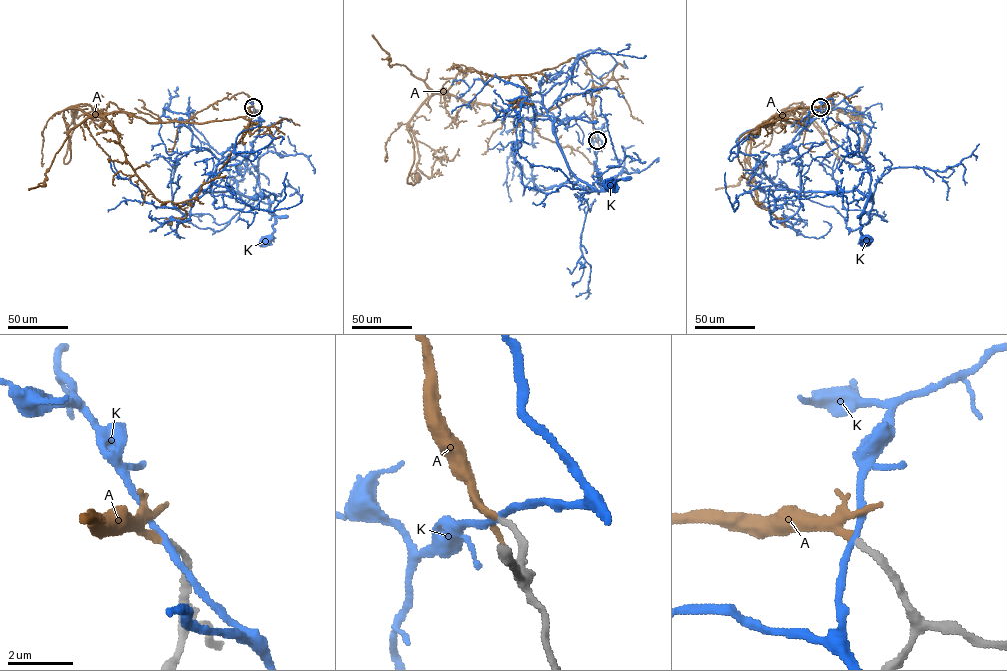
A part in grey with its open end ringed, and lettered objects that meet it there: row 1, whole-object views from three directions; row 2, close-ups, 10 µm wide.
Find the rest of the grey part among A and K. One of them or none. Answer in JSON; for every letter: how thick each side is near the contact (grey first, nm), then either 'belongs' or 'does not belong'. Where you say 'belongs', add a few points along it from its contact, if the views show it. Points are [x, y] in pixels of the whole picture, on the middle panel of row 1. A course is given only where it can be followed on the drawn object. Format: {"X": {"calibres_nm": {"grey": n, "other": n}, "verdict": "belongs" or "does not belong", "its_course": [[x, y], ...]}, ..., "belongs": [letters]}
{"A": {"calibres_nm": {"grey": 170, "other": 190}, "verdict": "belongs", "its_course": [[597, 140], [588, 93], [523, 118], [434, 94], [407, 123], [414, 162], [407, 182], [413, 184], [418, 175]]}, "K": {"calibres_nm": {"grey": 190, "other": 180}, "verdict": "does not belong"}, "belongs": ["A"]}

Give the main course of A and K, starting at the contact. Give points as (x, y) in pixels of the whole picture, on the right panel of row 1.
A: (820, 107), (773, 116), (796, 123), (774, 115), (801, 108), (852, 163), (863, 157), (865, 137), (856, 109)
K: (820, 107), (830, 138), (848, 152), (862, 157), (869, 171), (870, 194), (860, 217), (860, 232), (869, 239)

